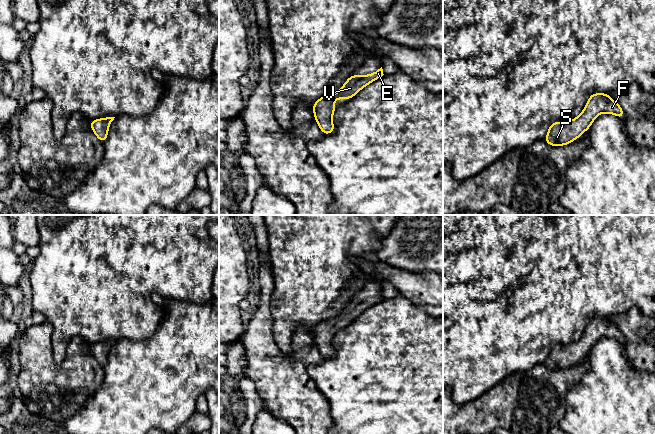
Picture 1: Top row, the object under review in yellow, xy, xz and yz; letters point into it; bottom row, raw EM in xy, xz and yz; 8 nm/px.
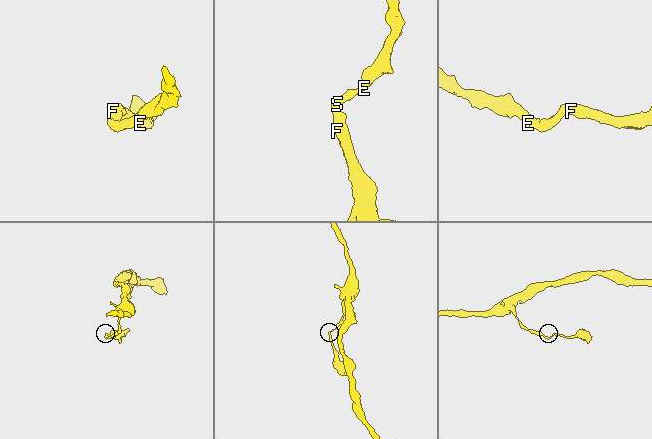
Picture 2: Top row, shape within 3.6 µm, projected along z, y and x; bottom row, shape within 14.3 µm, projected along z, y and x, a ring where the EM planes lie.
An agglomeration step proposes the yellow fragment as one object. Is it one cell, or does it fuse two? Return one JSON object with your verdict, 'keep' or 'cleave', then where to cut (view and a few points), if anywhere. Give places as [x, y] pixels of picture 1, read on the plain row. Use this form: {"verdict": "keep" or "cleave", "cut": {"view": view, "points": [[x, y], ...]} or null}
{"verdict": "keep", "cut": null}

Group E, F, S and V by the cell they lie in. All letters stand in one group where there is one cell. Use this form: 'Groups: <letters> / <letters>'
Groups: E F S V

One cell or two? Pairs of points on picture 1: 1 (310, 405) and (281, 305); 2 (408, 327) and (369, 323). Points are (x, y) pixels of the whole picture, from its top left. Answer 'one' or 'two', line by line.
1: two
2: one

